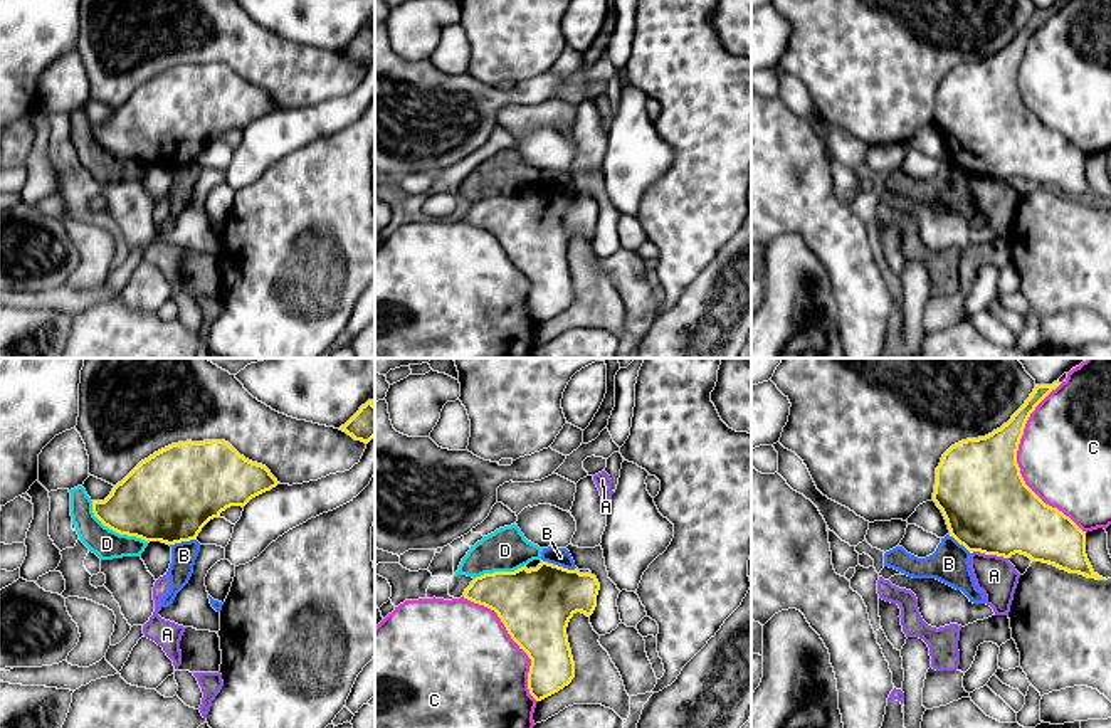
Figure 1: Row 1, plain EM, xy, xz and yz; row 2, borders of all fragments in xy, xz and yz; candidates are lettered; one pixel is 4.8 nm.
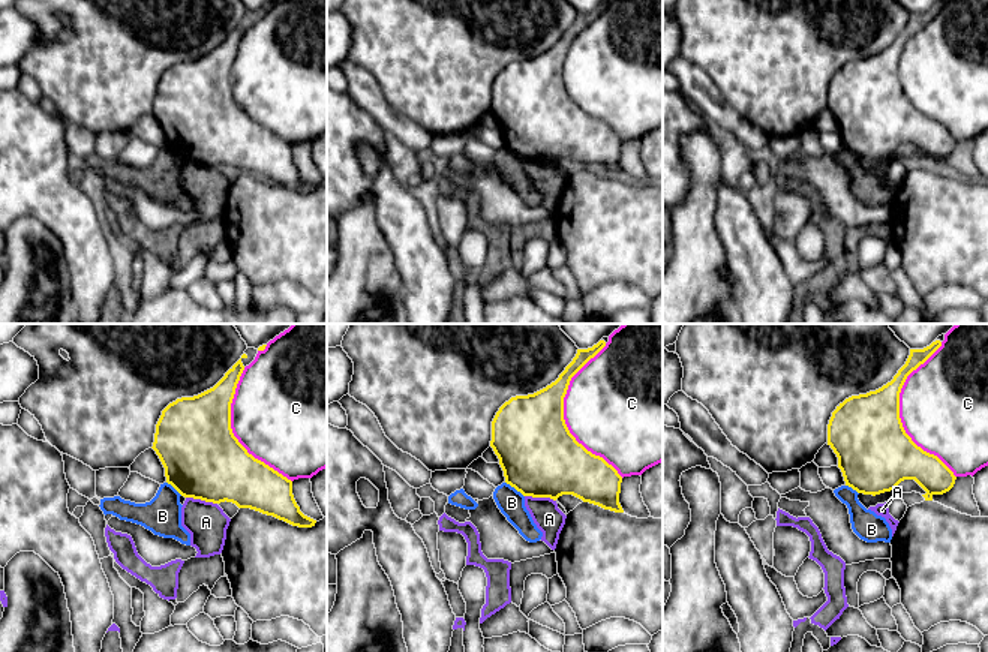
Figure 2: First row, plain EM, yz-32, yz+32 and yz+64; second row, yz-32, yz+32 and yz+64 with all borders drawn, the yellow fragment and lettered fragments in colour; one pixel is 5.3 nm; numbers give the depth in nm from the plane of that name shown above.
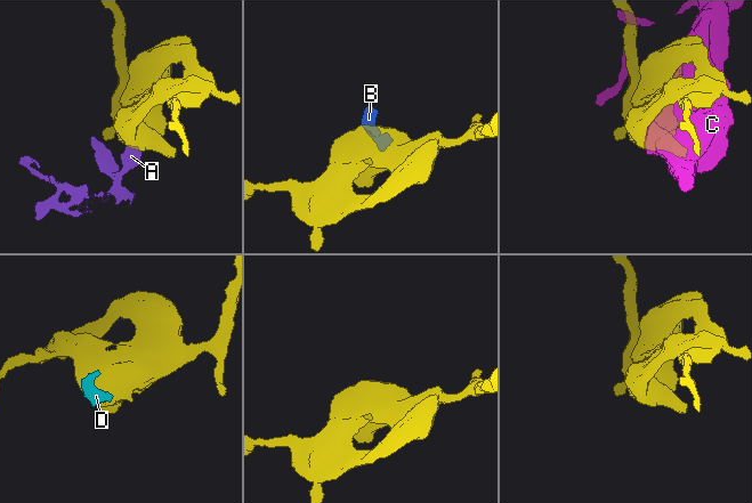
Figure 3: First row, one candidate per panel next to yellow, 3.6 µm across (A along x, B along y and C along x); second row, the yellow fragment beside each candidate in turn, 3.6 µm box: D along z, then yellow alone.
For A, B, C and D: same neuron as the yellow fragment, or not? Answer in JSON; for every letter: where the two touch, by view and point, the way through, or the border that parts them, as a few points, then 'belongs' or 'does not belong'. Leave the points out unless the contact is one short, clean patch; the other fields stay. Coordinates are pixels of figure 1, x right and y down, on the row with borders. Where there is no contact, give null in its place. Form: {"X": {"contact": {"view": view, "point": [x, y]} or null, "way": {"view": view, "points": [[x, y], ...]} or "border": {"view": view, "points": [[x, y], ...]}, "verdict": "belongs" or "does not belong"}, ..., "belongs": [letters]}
{"A": {"contact": {"view": "yz", "point": [989, 553]}, "border": {"view": "yz", "points": [[970, 552], [995, 553], [1007, 559]]}, "verdict": "does not belong"}, "B": {"contact": {"view": "xz", "point": [557, 565]}, "border": {"view": "xz", "points": [[542, 559], [575, 569]]}, "verdict": "does not belong"}, "C": {"contact": {"view": "yz", "point": [1017, 464]}, "verdict": "does not belong"}, "D": {"contact": {"view": "xy", "point": [115, 530]}, "border": {"view": "xy", "points": [[91, 501], [91, 511], [105, 525], [148, 542]]}, "verdict": "does not belong"}, "belongs": []}

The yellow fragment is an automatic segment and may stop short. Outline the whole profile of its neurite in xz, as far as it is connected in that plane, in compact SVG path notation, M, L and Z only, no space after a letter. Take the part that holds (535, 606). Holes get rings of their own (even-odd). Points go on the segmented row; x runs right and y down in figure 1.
M541 560L536 568L524 565L476 577L464 599L498 614L511 639L531 659L528 689L541 701L575 678L566 627L577 612L593 614L598 590L595 575Z

